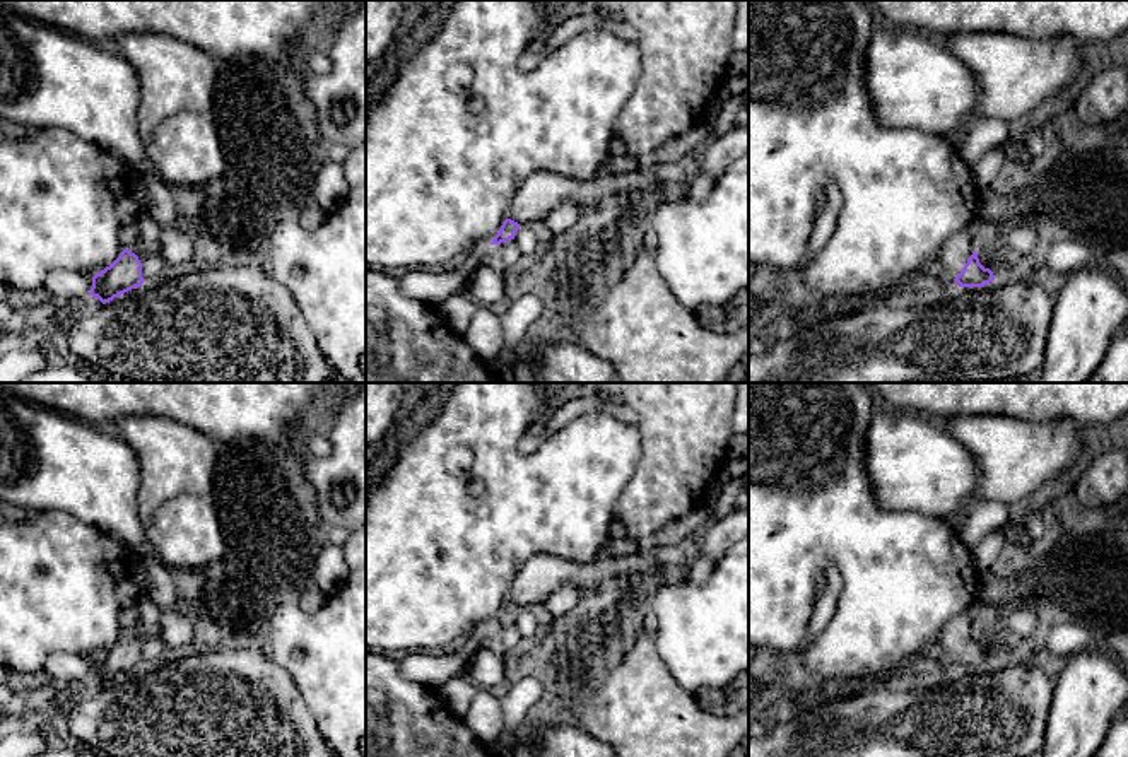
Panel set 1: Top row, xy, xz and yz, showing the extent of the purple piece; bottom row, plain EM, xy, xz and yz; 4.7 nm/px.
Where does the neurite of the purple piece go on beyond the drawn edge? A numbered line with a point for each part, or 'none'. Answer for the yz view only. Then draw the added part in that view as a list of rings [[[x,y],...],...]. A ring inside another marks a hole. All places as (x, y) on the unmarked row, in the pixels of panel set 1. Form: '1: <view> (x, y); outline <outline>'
1: yz (954, 636); outline [[[967,607],[940,629],[933,654],[945,661],[955,661],[974,634],[976,629]]]

